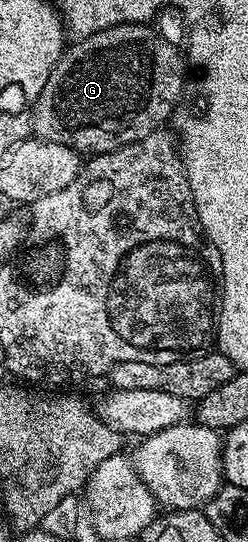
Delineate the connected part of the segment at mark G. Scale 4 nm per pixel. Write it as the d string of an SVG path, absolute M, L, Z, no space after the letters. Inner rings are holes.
M147 23L118 25L97 31L88 37L78 38L75 46L68 48L63 58L53 67L41 95L33 102L31 123L36 138L62 145L70 145L80 155L112 153L129 143L137 143L156 132L171 117L183 84L189 76L184 67L186 56L174 40L166 41L151 30Z

